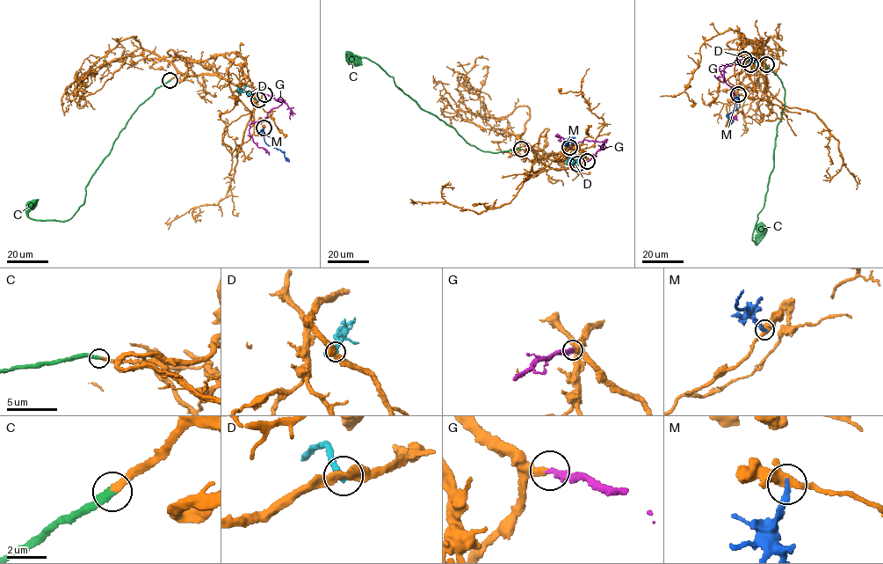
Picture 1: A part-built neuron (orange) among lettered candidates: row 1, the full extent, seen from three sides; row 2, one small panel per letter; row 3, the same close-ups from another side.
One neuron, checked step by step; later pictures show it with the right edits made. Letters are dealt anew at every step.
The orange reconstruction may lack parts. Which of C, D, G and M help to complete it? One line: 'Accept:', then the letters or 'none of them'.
Accept: C, G

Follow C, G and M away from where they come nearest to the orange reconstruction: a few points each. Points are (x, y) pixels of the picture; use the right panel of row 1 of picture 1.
C: (765, 64), (780, 79), (785, 91), (773, 169), (753, 232), (756, 245), (761, 222)
G: (744, 59), (720, 68), (726, 83), (734, 90), (732, 115), (737, 120)
M: (738, 94), (736, 108), (727, 114), (734, 121)

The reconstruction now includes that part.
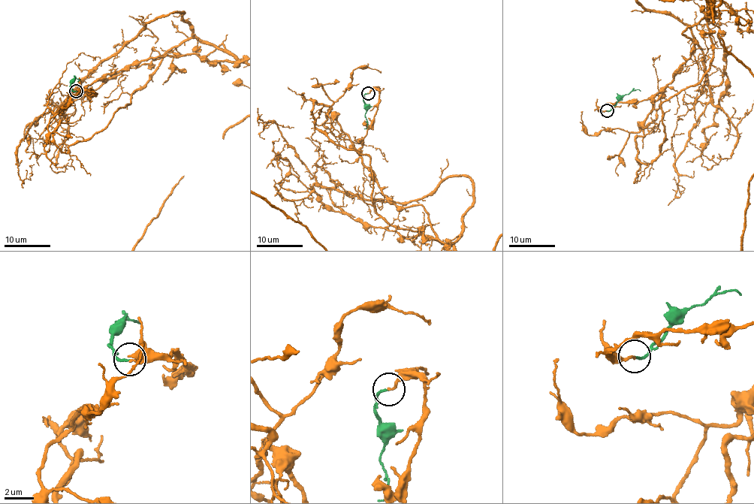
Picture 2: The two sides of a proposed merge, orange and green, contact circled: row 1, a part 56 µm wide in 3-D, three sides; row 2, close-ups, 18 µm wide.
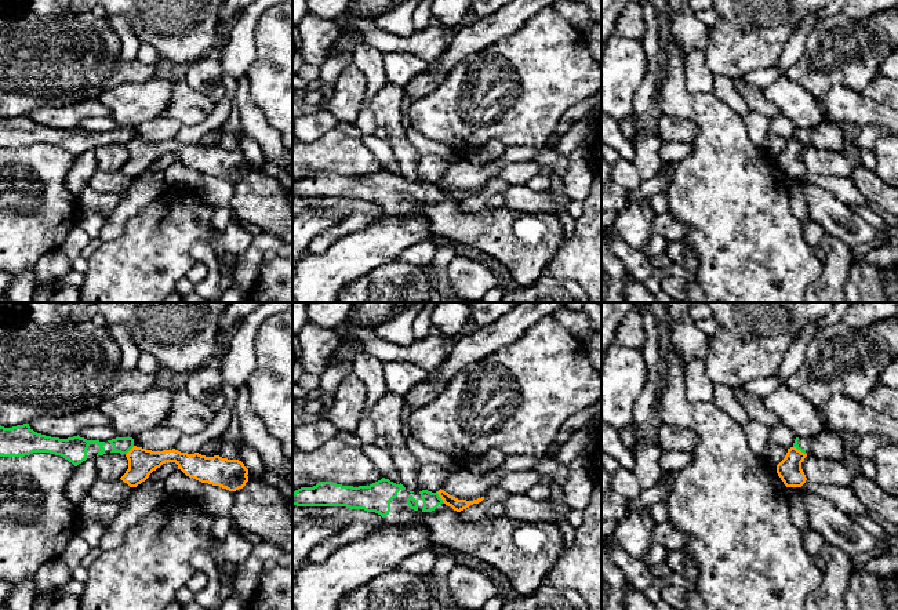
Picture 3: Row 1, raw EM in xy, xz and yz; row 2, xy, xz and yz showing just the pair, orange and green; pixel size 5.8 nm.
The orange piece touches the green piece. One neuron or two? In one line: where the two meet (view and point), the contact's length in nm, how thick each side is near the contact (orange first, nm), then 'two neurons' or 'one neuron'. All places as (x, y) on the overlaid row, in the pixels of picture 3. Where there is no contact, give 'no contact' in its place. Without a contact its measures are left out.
contact xz (439, 496); length 90 nm; calibres 70 and 100 nm; two neurons

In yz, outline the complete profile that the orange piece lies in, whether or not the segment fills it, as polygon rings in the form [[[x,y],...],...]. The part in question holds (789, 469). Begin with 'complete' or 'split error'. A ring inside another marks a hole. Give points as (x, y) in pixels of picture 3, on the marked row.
complete; [[[796,447],[788,449],[785,458],[777,465],[777,473],[786,487],[801,487],[807,478],[801,469],[801,462],[807,454]]]

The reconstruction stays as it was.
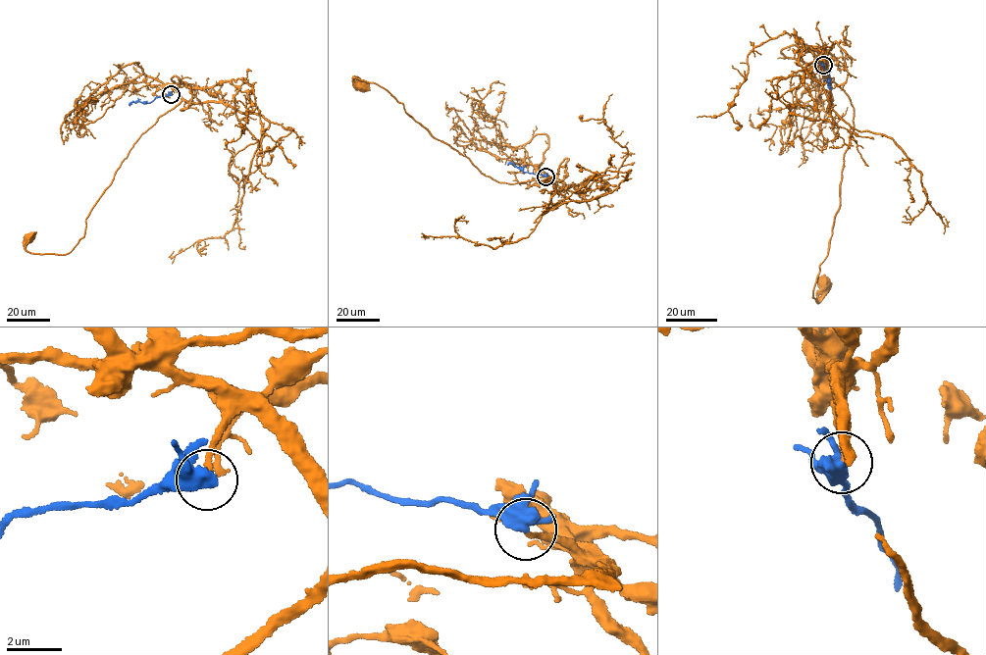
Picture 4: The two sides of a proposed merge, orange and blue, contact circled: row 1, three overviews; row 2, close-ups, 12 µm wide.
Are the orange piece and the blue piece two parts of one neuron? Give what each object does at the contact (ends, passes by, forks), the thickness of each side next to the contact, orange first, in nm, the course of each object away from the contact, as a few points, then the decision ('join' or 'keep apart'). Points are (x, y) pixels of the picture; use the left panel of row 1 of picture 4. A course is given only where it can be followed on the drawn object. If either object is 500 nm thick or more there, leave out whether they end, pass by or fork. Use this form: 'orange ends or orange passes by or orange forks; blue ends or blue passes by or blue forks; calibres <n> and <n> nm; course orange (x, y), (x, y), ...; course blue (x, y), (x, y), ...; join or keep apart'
orange ends; blue passes by; calibres 180 and 480 nm; course orange (171, 94), (174, 89), (181, 101), (133, 144), (72, 251), (33, 254), (25, 249), (27, 238); course blue (171, 94), (149, 103), (133, 101), (129, 104); join

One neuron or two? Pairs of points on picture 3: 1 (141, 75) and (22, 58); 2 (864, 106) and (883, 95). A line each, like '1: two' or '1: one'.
1: one
2: two

